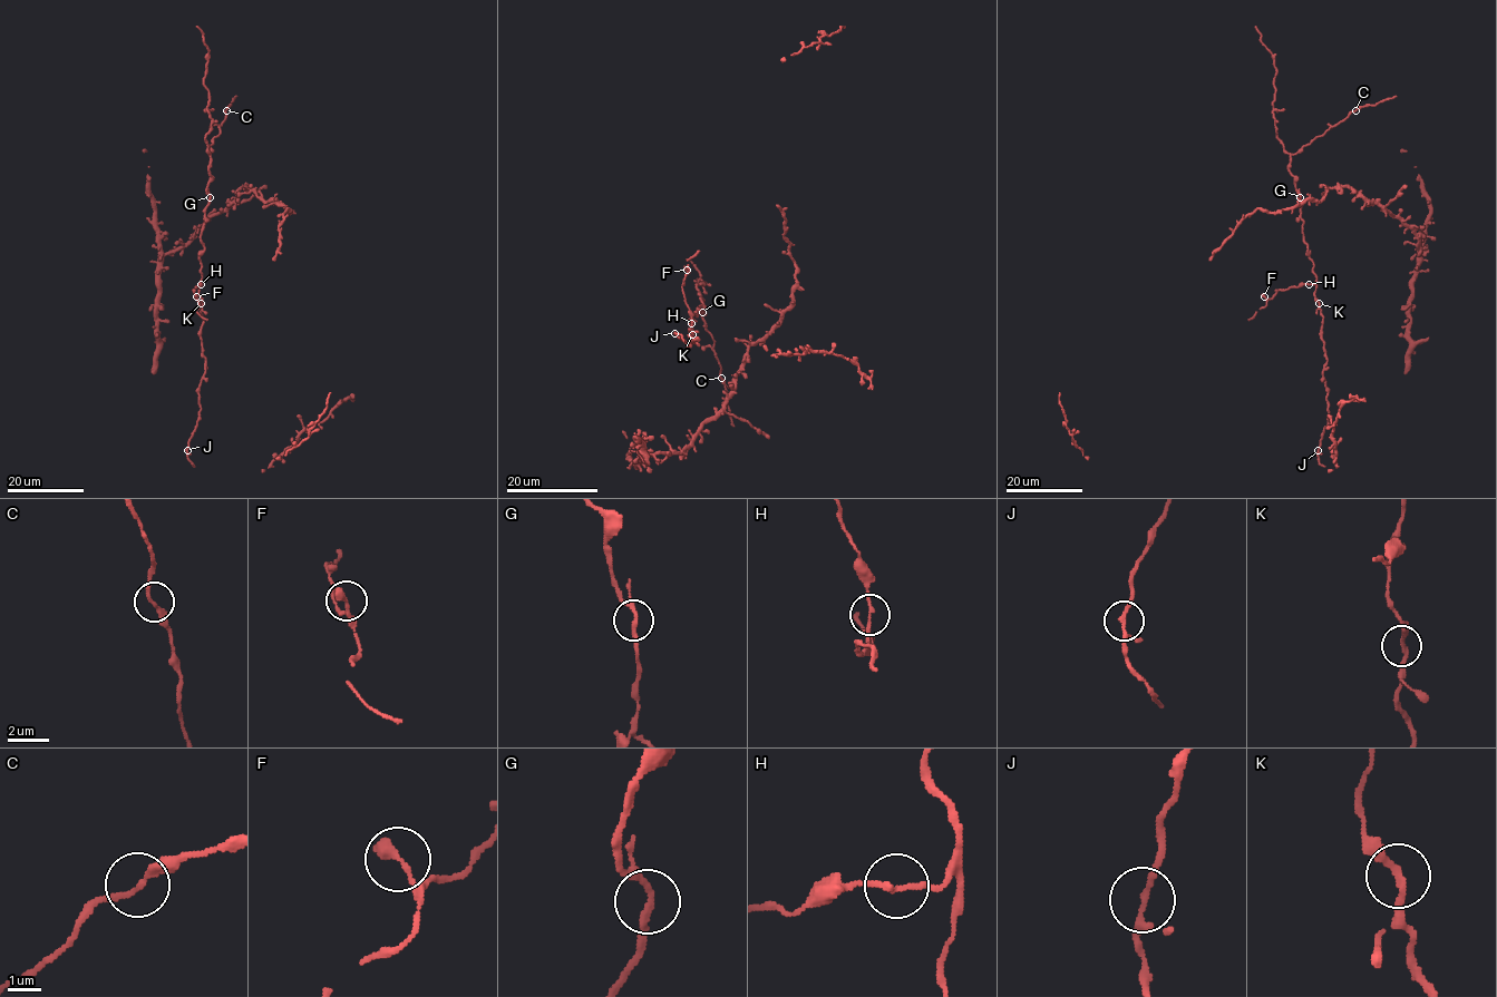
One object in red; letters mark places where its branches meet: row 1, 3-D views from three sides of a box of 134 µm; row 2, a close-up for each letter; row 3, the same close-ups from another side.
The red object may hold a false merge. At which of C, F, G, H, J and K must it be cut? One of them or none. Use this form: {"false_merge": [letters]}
{"false_merge": []}

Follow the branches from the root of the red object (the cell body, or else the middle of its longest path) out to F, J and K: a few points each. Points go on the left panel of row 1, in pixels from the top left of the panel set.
F: (211, 197), (201, 236), (204, 251), (200, 256), (201, 284), (193, 290), (196, 296)
J: (211, 197), (201, 236), (204, 251), (200, 256), (205, 373), (198, 389), (200, 420), (187, 450)
K: (211, 197), (201, 236), (204, 246), (200, 256), (201, 303)

